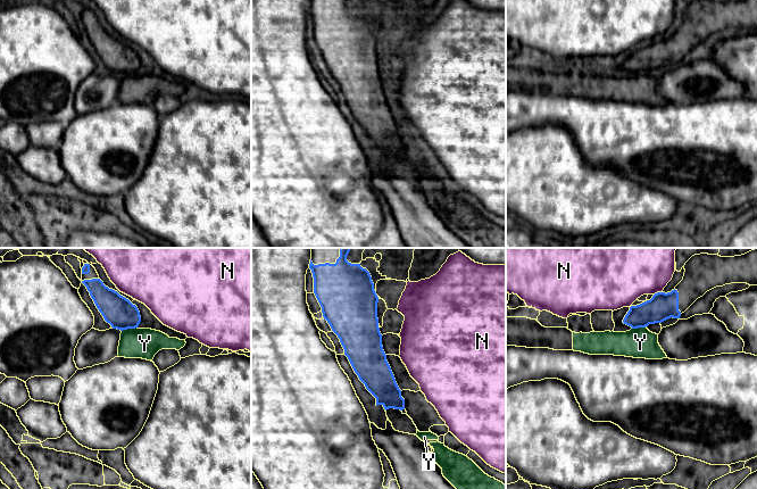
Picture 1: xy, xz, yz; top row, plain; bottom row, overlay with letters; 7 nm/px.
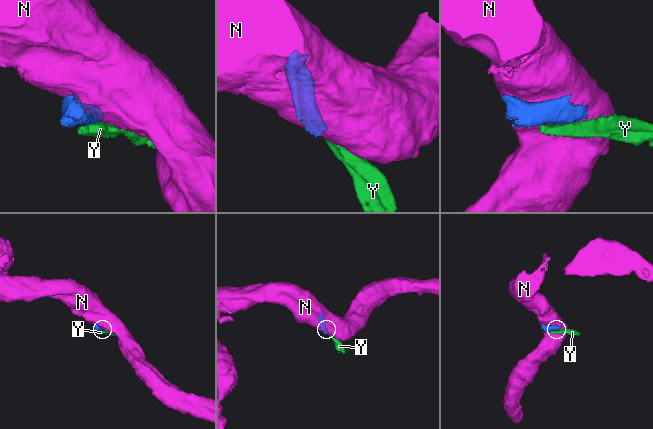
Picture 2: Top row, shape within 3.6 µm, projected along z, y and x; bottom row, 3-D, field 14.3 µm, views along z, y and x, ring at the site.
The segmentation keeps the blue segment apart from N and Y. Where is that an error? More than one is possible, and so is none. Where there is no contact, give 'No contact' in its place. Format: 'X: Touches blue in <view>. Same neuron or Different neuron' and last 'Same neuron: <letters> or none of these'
N: Touches blue in yz. Different neuron
Y: Touches blue in xy. Different neuron
Same neuron: none of these

